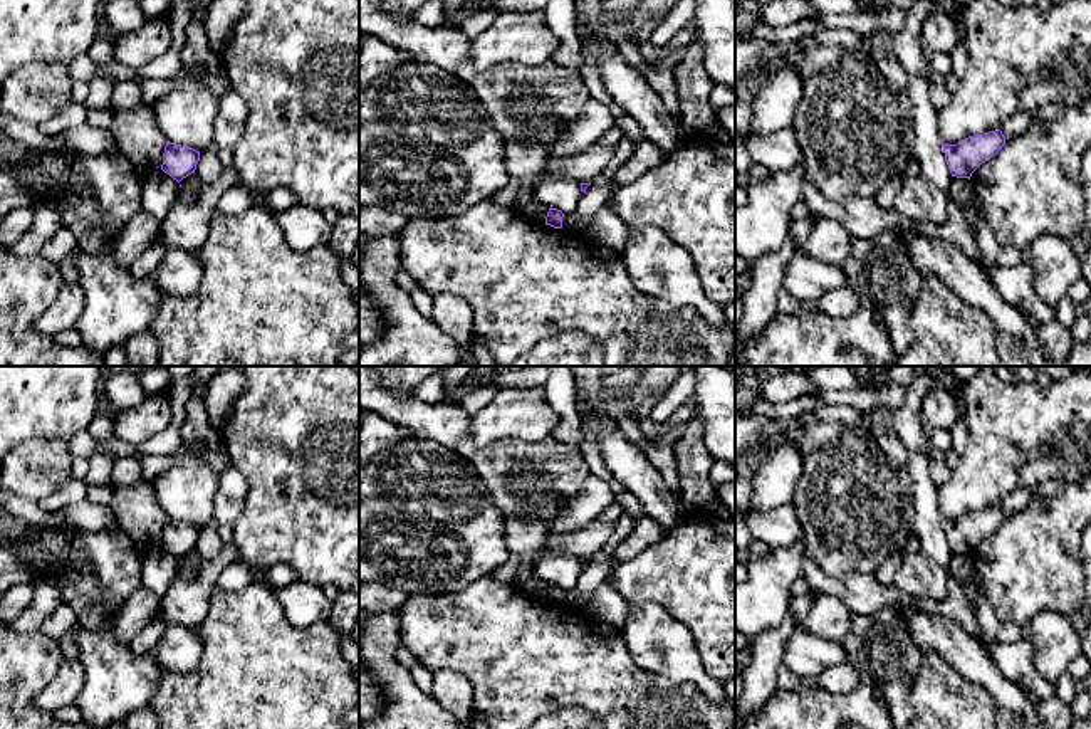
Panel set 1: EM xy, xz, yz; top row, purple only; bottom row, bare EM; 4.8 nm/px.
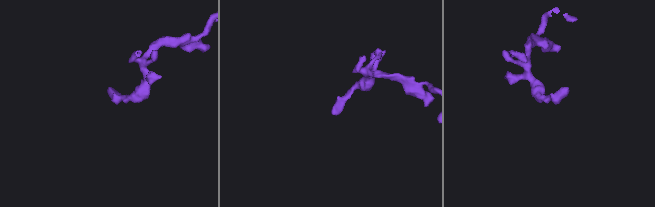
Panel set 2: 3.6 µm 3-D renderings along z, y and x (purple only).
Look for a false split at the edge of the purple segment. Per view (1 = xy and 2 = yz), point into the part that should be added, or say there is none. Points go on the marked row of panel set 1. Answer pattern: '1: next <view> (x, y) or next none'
1: next none
2: next none

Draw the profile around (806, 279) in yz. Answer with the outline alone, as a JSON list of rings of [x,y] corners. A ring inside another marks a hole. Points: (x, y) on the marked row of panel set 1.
[[[796,252],[782,277],[782,287],[797,301],[817,301],[824,292],[848,286],[843,267],[821,264]]]

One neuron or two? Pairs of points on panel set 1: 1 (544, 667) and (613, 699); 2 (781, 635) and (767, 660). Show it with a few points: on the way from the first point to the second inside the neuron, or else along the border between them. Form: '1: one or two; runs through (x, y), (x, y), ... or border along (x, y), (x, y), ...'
1: one; runs through (561, 667), (581, 667), (596, 682)
2: one; runs through (774, 642), (767, 654)

